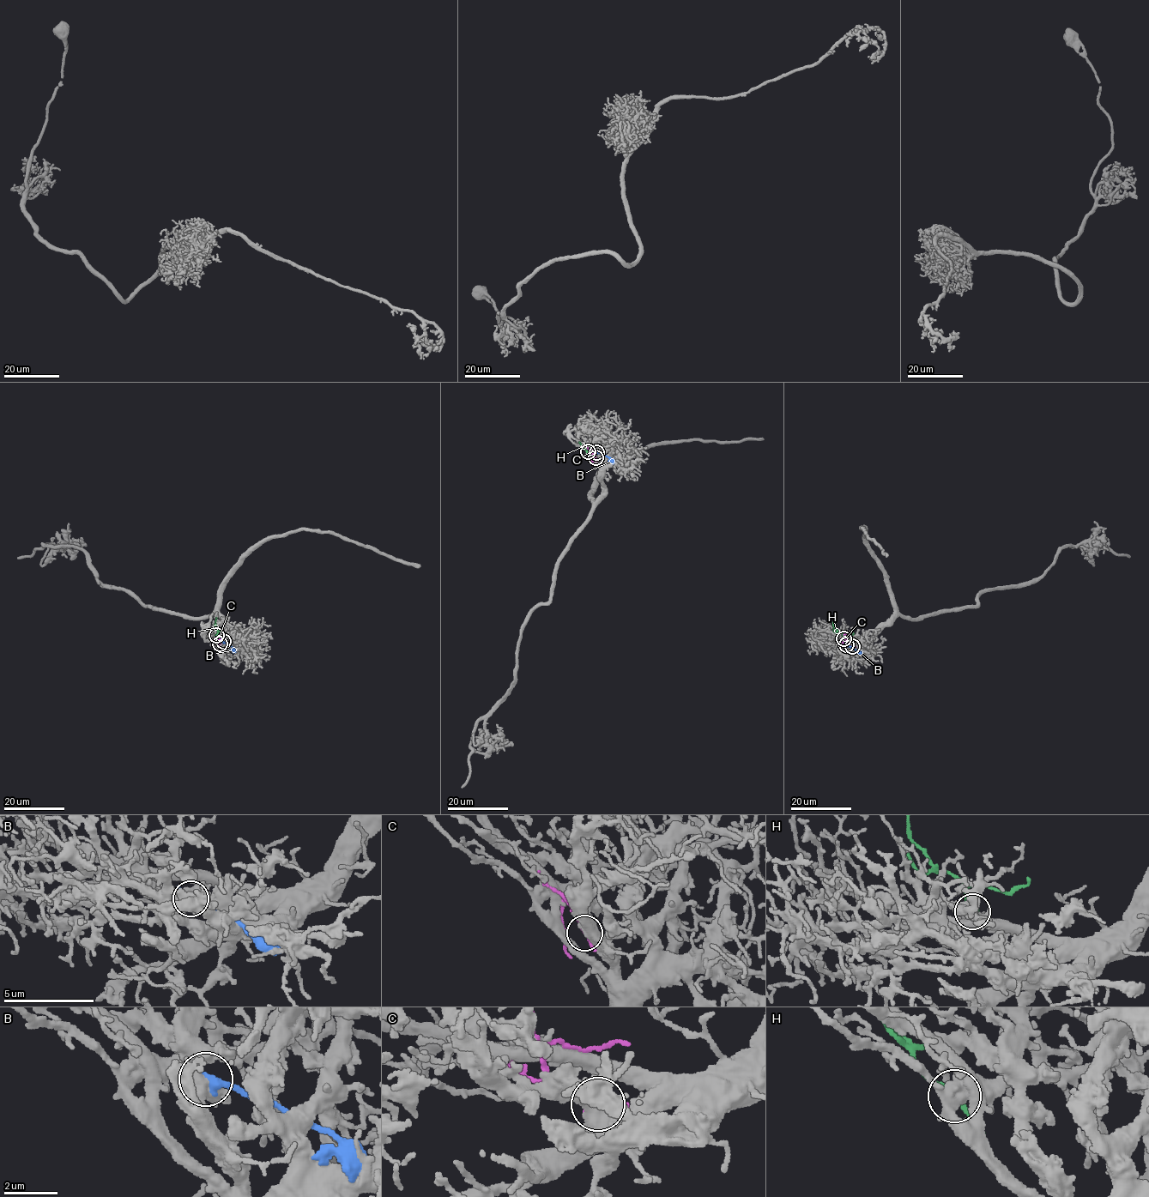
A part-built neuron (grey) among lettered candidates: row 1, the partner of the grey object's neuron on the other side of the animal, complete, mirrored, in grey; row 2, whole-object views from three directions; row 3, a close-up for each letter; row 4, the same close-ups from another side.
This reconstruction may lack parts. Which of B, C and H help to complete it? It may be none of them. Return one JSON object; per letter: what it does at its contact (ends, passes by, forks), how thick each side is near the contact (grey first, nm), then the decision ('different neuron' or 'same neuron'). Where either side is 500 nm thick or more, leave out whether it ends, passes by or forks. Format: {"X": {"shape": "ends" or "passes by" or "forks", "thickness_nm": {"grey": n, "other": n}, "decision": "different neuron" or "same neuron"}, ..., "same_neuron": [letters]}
{"B": {"thickness_nm": {"grey": 550, "other": 440}, "decision": "different neuron"}, "C": {"thickness_nm": {"grey": 500, "other": 280}, "decision": "different neuron"}, "H": {"thickness_nm": {"grey": 550, "other": 400}, "decision": "same neuron"}, "same_neuron": ["H"]}

